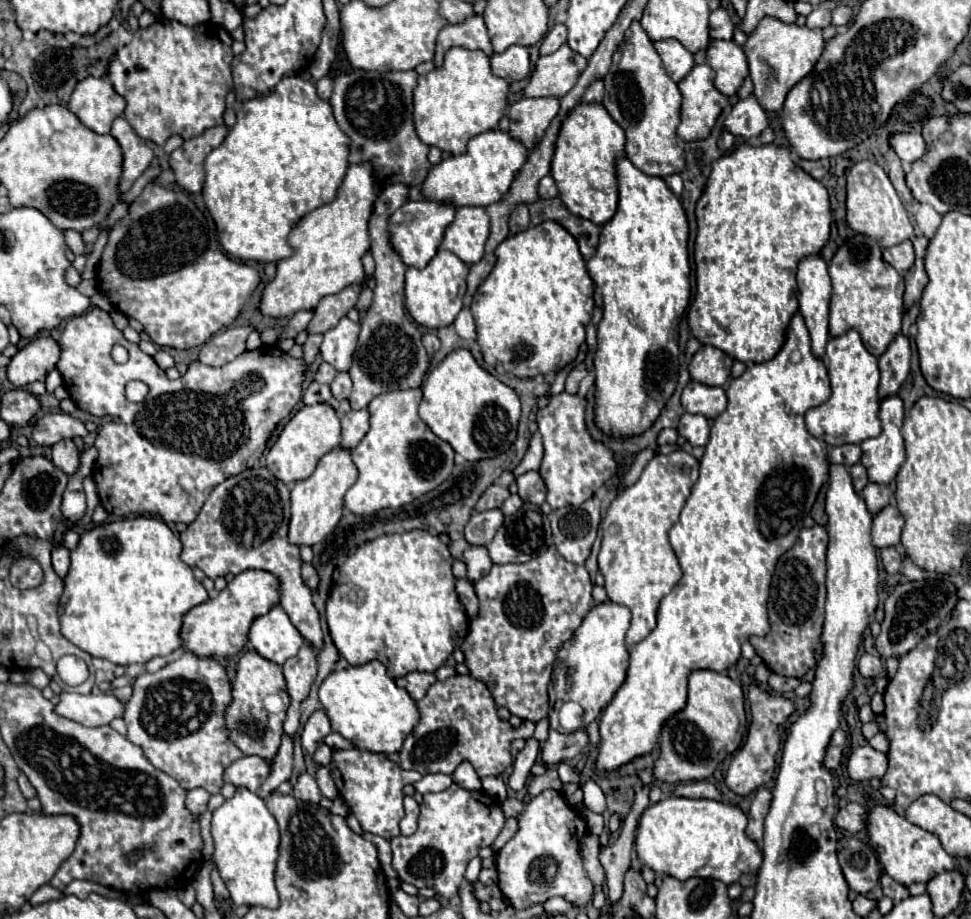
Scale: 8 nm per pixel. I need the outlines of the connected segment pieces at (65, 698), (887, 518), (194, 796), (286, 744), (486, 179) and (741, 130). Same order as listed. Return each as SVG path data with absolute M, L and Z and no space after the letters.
M109 692L93 694L59 694L55 712L63 718L75 720L83 726L103 726L113 718L123 716L123 704Z
M885 506L873 518L873 530L871 530L873 546L875 548L897 546L901 528L903 528L903 516L899 514L899 510L895 506Z
M195 788L195 790L189 790L187 792L187 800L185 800L185 806L191 814L197 814L201 816L205 810L207 810L207 802L209 802L209 796L207 790L203 788Z
M283 736L281 748L273 760L273 772L269 774L265 784L257 790L257 794L261 798L267 798L281 782L291 778L291 770L293 770L293 740L289 736Z
M489 130L467 142L467 152L449 156L429 170L423 182L423 198L429 202L447 202L453 208L459 206L489 206L497 202L515 180L517 172L527 160L527 150L521 142L513 140L507 132Z
M749 96L747 100L739 100L733 106L731 114L725 118L723 124L733 136L743 136L749 140L759 136L769 126L769 120L757 100Z

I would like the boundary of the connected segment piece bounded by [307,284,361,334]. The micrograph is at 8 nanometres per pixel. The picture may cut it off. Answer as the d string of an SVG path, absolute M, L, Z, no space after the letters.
M353 284L353 286L347 286L339 294L325 296L317 304L317 308L313 312L313 320L307 324L307 332L309 334L323 334L323 332L335 328L337 322L347 314L347 310L351 310L355 306L359 292L361 292L361 286Z

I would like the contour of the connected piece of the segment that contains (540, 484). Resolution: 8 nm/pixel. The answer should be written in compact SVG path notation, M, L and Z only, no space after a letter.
M527 472L523 476L517 478L517 486L519 486L519 496L523 498L523 502L531 502L535 506L541 506L545 502L545 482L539 476L539 472Z

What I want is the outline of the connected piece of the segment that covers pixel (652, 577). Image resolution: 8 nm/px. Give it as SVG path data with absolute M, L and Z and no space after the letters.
M683 450L655 456L643 468L639 480L611 502L607 516L601 522L603 542L599 552L599 572L605 578L609 600L631 610L633 618L625 636L627 646L641 642L655 628L655 612L661 598L667 596L683 576L667 532L679 520L681 508L689 498L697 476L699 462Z

